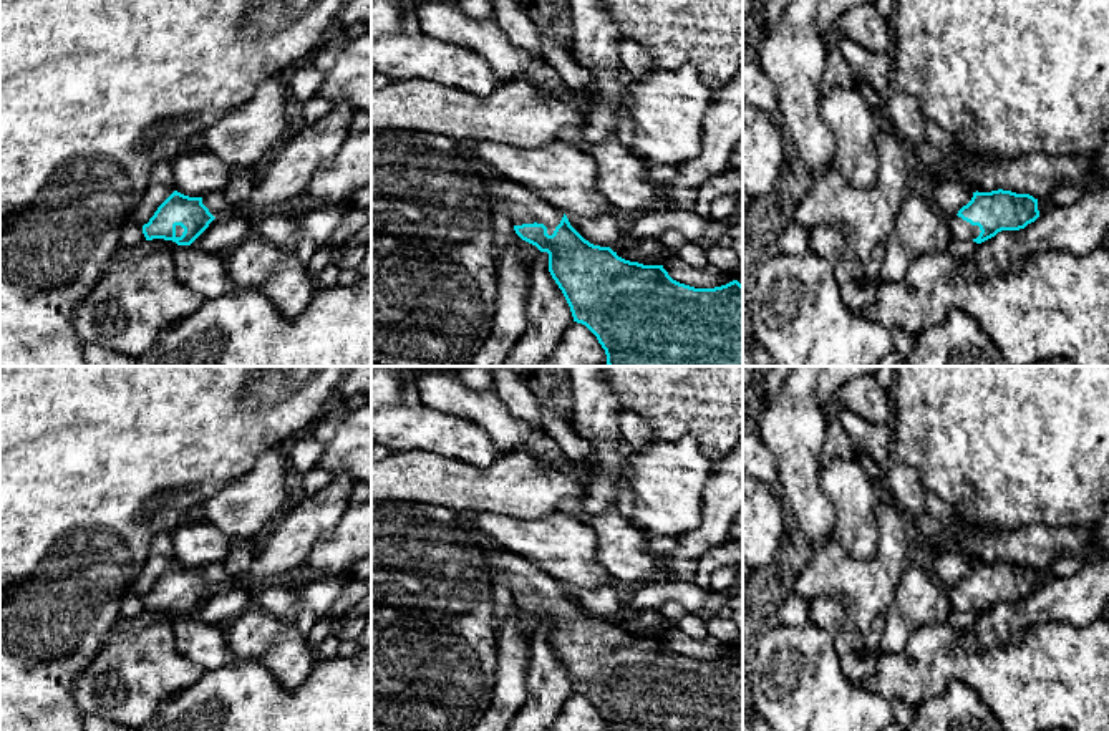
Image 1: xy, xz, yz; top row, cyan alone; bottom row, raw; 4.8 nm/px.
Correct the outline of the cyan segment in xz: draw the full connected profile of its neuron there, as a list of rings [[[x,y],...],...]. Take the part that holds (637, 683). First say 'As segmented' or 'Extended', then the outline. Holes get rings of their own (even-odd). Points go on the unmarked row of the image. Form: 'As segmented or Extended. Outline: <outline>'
Extended. Outline: [[[502,547],[487,549],[486,565],[507,575],[522,612],[549,625],[549,643],[574,693],[597,708],[607,731],[743,731],[743,656],[738,651],[695,660],[673,651],[663,637],[625,632],[610,618],[585,612],[547,569]]]

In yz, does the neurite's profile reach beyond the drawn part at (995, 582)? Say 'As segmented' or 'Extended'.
Extended

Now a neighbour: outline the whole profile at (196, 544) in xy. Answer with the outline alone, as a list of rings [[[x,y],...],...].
[[[184,520],[172,532],[174,562],[201,569],[209,564],[224,564],[230,550],[230,537],[209,520]]]

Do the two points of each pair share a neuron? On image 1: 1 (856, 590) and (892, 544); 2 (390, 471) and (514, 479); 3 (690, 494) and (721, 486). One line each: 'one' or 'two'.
1: one
2: one
3: two

